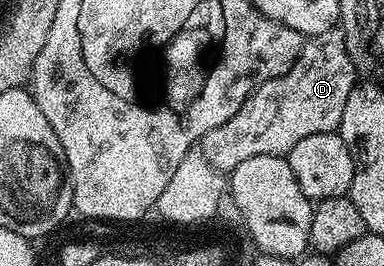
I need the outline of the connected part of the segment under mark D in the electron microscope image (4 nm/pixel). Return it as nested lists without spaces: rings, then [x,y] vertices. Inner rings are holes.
[[[330,34],[317,35],[308,38],[303,45],[301,57],[281,77],[273,77],[257,87],[249,98],[225,121],[223,125],[217,125],[201,141],[201,153],[213,165],[213,169],[229,173],[241,165],[241,161],[249,161],[249,157],[261,157],[262,155],[286,156],[304,137],[313,137],[313,133],[338,132],[341,113],[345,109],[345,101],[349,101],[349,93],[357,85],[357,76],[353,63],[346,52],[346,46],[342,38],[331,39]]]

